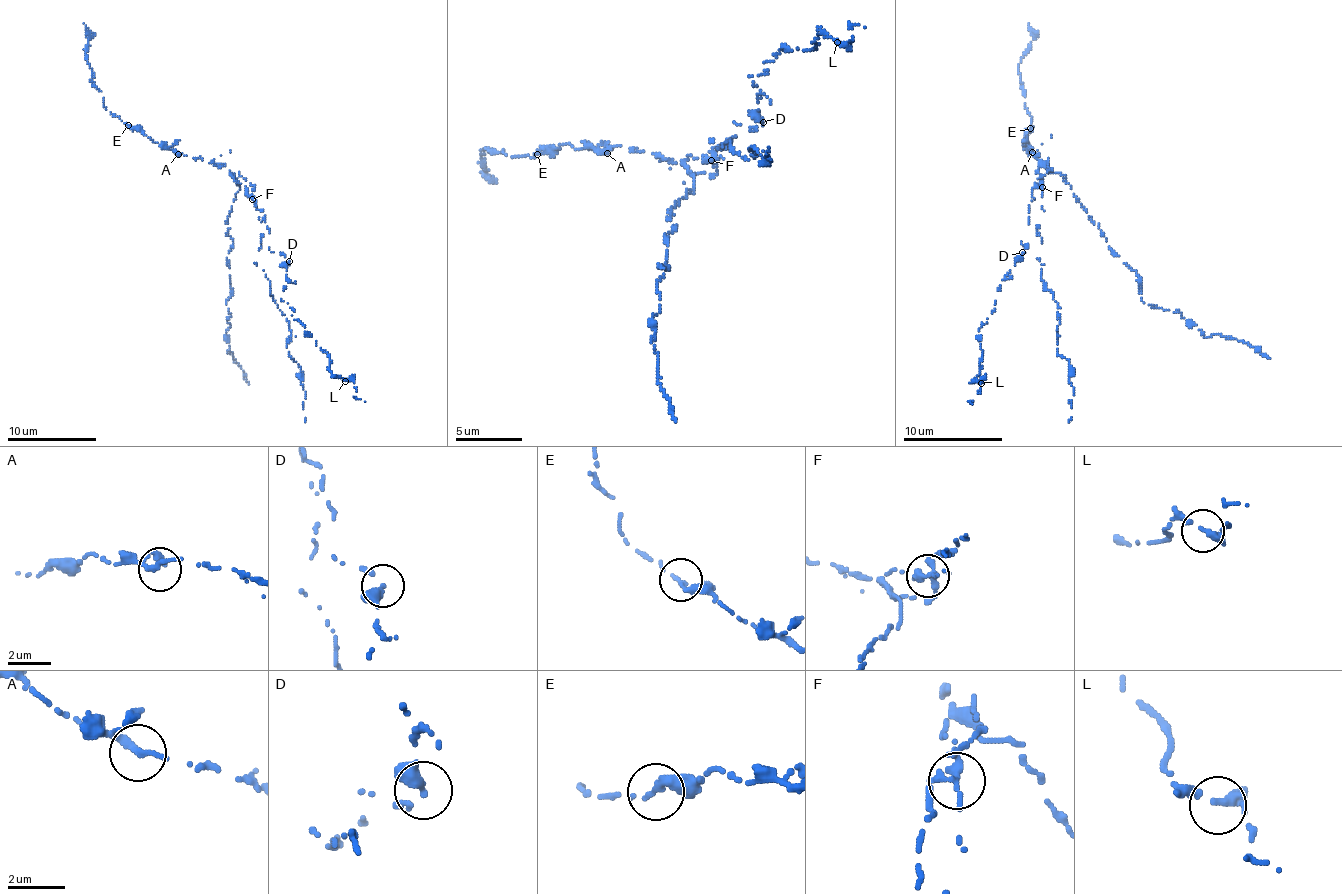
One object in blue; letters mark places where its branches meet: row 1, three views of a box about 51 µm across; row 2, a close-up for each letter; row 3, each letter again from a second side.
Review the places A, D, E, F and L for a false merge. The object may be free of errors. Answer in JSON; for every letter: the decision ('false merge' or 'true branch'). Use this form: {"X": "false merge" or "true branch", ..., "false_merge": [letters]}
{"A": "true branch", "D": "true branch", "E": "true branch", "F": "false merge", "L": "true branch", "false_merge": ["F"]}

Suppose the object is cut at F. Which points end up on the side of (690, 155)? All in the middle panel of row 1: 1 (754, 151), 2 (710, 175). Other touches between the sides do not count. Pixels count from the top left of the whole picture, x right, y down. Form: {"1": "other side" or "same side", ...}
{"1": "same side", "2": "other side"}

